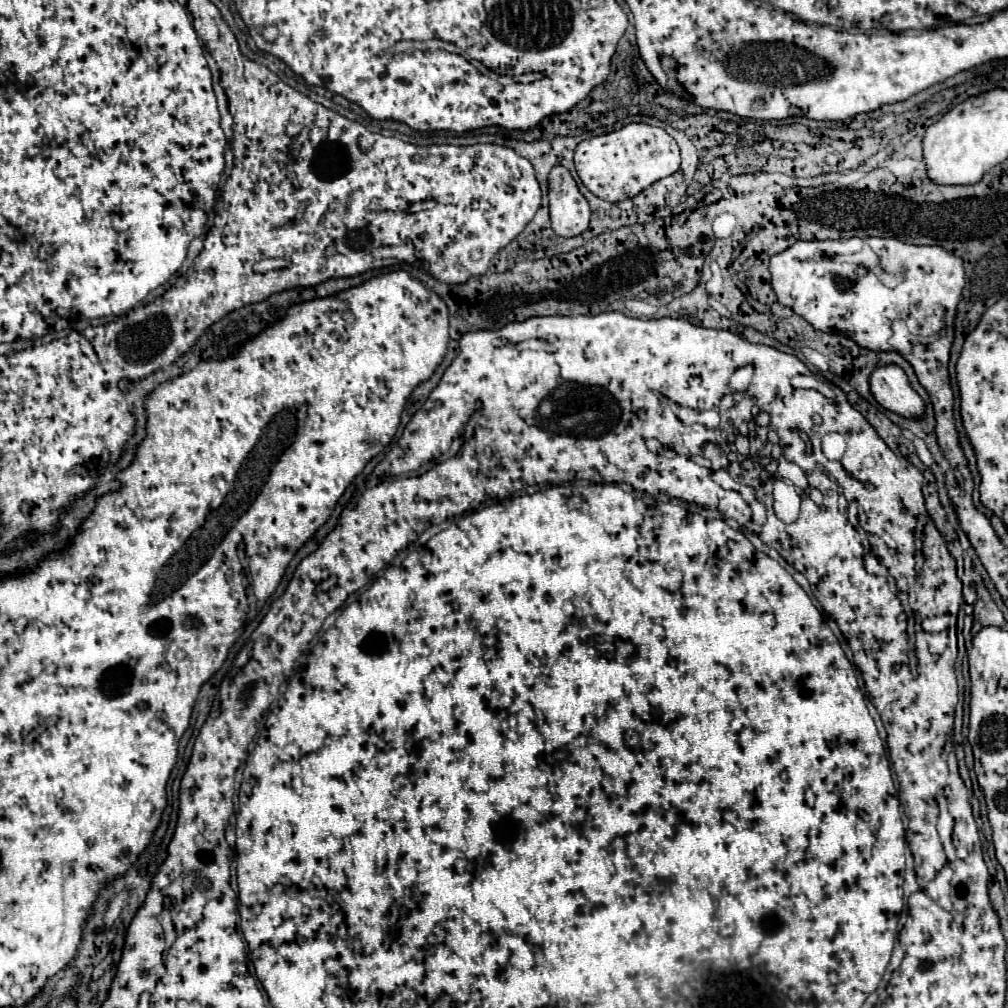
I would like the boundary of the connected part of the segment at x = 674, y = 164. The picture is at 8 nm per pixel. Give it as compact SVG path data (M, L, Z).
M629 124L621 130L595 136L575 149L574 165L581 182L595 196L607 202L621 202L637 196L653 182L673 174L681 164L677 142L661 128L649 124Z

